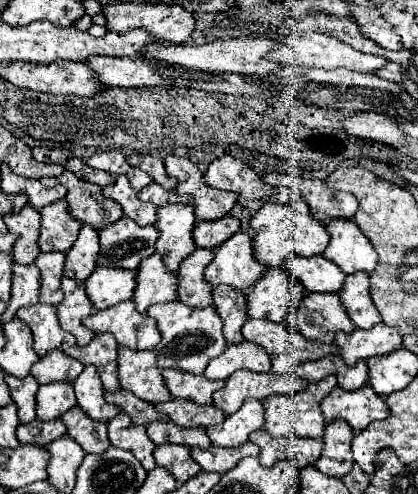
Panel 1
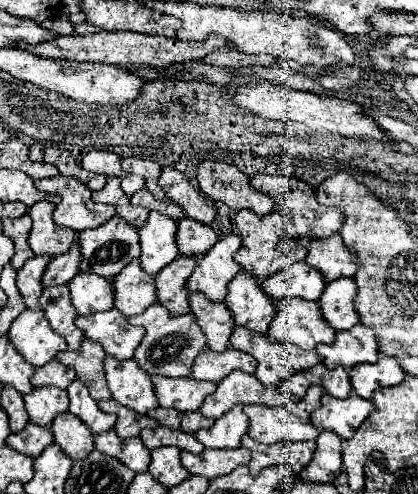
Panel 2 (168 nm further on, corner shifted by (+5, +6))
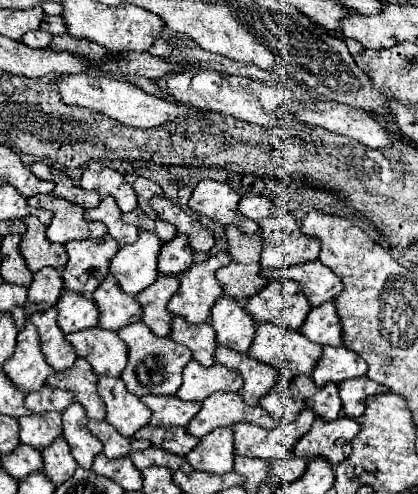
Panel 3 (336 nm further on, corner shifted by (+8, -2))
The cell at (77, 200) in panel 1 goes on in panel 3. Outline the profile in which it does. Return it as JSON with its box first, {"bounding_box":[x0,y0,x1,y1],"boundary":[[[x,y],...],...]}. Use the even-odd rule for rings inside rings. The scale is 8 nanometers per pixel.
{"bounding_box":[28,194,106,244],"boundary":[[[36,194],[28,198],[32,208],[46,208],[54,214],[50,226],[46,228],[48,242],[66,244],[72,240],[100,240],[106,236],[106,228],[100,222],[86,222],[84,208],[56,198],[54,194]]]}

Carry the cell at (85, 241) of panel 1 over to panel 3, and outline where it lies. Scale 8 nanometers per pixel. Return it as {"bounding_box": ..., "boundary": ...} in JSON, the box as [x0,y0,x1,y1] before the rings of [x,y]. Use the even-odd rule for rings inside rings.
{"bounding_box":[26,268,62,316],"boundary":[[[42,268],[34,274],[34,280],[28,288],[28,300],[26,300],[26,316],[32,312],[40,312],[40,308],[50,308],[58,302],[62,294],[62,276],[60,270],[54,268]]]}

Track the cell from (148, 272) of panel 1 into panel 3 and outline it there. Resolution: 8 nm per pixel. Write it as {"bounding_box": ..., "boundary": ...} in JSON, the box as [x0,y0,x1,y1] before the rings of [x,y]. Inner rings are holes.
{"bounding_box":[92,276,142,330],"boundary":[[[106,276],[92,298],[100,310],[98,326],[104,330],[120,330],[142,318],[140,304],[136,302],[136,298],[120,290],[114,276]]]}

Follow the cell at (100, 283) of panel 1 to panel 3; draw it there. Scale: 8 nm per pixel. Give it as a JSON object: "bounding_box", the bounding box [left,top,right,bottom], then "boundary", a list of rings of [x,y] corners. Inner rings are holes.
{"bounding_box":[56,290,100,334],"boundary":[[[68,290],[56,302],[56,310],[58,310],[58,326],[64,334],[92,328],[98,324],[100,318],[100,312],[96,310],[92,298]]]}

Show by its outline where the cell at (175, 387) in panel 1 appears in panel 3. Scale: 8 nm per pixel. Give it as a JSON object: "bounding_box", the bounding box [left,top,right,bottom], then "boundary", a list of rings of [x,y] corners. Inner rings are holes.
{"bounding_box":[140,396,202,428],"boundary":[[[144,396],[140,400],[152,410],[150,426],[158,428],[168,428],[168,426],[186,428],[188,422],[202,408],[202,402],[184,402],[178,396]]]}

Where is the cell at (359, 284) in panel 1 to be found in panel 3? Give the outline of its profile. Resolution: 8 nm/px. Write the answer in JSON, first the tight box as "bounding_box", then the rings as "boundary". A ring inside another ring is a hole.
{"bounding_box":[300,302,342,346],"boundary":[[[332,302],[312,308],[300,332],[316,344],[342,346],[342,330],[340,330],[340,322],[338,322],[336,308]]]}

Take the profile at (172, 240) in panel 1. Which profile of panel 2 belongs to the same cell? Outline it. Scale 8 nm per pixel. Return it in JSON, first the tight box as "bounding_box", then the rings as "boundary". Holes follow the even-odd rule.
{"bounding_box":[139,212,179,274],"boundary":[[[149,212],[147,224],[139,228],[141,266],[145,272],[157,274],[179,256],[175,234],[177,220],[171,220],[161,212]]]}

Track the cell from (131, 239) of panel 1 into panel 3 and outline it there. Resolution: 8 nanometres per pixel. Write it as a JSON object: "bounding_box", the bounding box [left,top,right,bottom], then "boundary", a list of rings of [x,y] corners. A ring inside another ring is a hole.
{"bounding_box":[62,236,120,296],"boundary":[[[110,236],[102,240],[76,240],[66,244],[68,264],[62,270],[64,288],[92,296],[98,284],[108,276],[108,262],[120,244]]]}

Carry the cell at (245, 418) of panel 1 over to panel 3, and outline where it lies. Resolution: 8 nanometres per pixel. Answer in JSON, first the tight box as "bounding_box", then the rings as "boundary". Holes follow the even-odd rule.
{"bounding_box":[186,428,234,474],"boundary":[[[216,428],[200,440],[200,444],[186,456],[188,464],[194,470],[208,474],[226,474],[234,466],[234,448],[232,448],[232,430]]]}

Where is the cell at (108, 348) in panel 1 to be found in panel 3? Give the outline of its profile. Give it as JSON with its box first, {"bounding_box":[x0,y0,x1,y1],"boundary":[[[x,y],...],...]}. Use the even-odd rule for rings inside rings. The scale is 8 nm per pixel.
{"bounding_box":[48,358,104,422],"boundary":[[[78,358],[72,368],[48,378],[48,386],[72,392],[76,402],[80,402],[84,406],[86,416],[90,420],[100,422],[100,420],[104,420],[104,402],[100,400],[100,396],[96,392],[96,382],[98,382],[96,374],[92,372],[90,364],[82,358]]]}

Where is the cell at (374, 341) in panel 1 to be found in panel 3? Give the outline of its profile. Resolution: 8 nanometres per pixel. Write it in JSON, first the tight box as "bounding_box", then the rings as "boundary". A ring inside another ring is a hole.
{"bounding_box":[312,346,368,388],"boundary":[[[324,346],[322,358],[318,360],[312,378],[316,388],[322,388],[326,382],[340,384],[350,378],[364,376],[368,370],[366,362],[360,360],[360,356],[352,350],[346,350],[344,346]]]}

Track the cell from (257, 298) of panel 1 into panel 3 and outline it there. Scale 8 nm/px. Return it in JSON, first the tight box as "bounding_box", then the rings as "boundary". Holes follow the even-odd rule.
{"bounding_box":[210,296,256,352],"boundary":[[[230,296],[218,298],[210,310],[210,324],[220,346],[236,352],[248,352],[256,334],[256,322],[244,312],[242,302],[232,300]]]}

